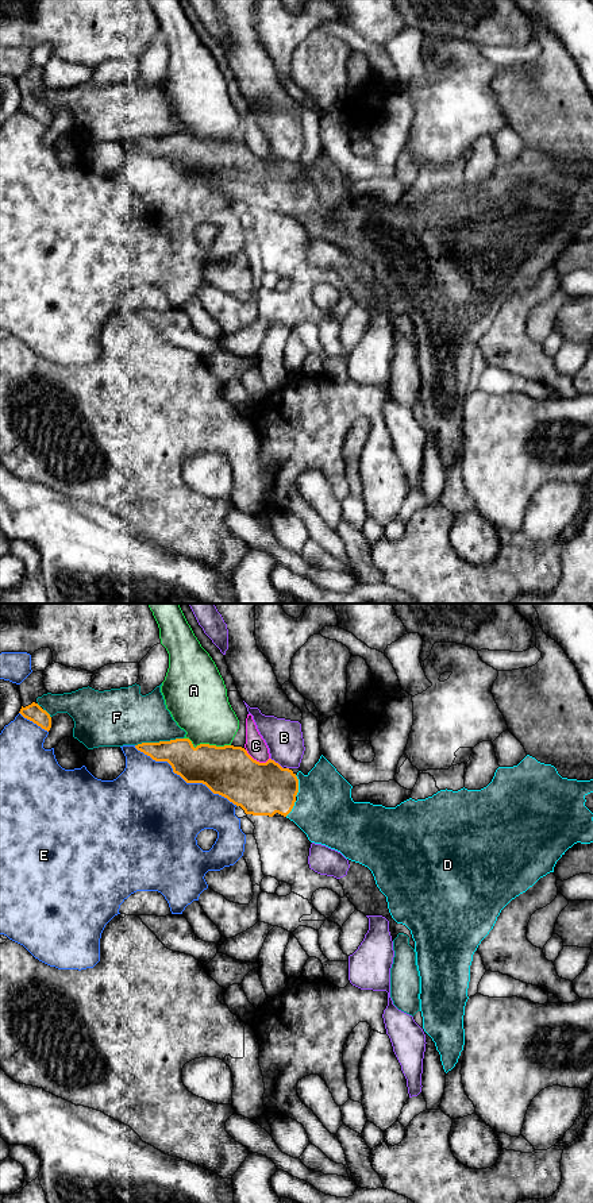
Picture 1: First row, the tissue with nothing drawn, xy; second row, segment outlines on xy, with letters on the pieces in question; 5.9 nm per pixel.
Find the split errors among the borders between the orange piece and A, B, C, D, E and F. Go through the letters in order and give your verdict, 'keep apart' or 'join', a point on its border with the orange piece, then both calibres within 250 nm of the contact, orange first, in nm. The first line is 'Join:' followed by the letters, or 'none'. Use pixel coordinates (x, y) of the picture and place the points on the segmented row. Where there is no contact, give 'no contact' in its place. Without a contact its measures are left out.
Join: D
A: keep apart | xy (207, 744) | 300/340 nm
B: keep apart | xy (277, 763) | 320/220 nm
C: keep apart | xy (255, 760) | 320/120 nm
D: join | xy (297, 786) | 320/360 nm
E: keep apart | xy (184, 779) | 280/500 nm
F: keep apart | xy (160, 741) | 200/340 nm

